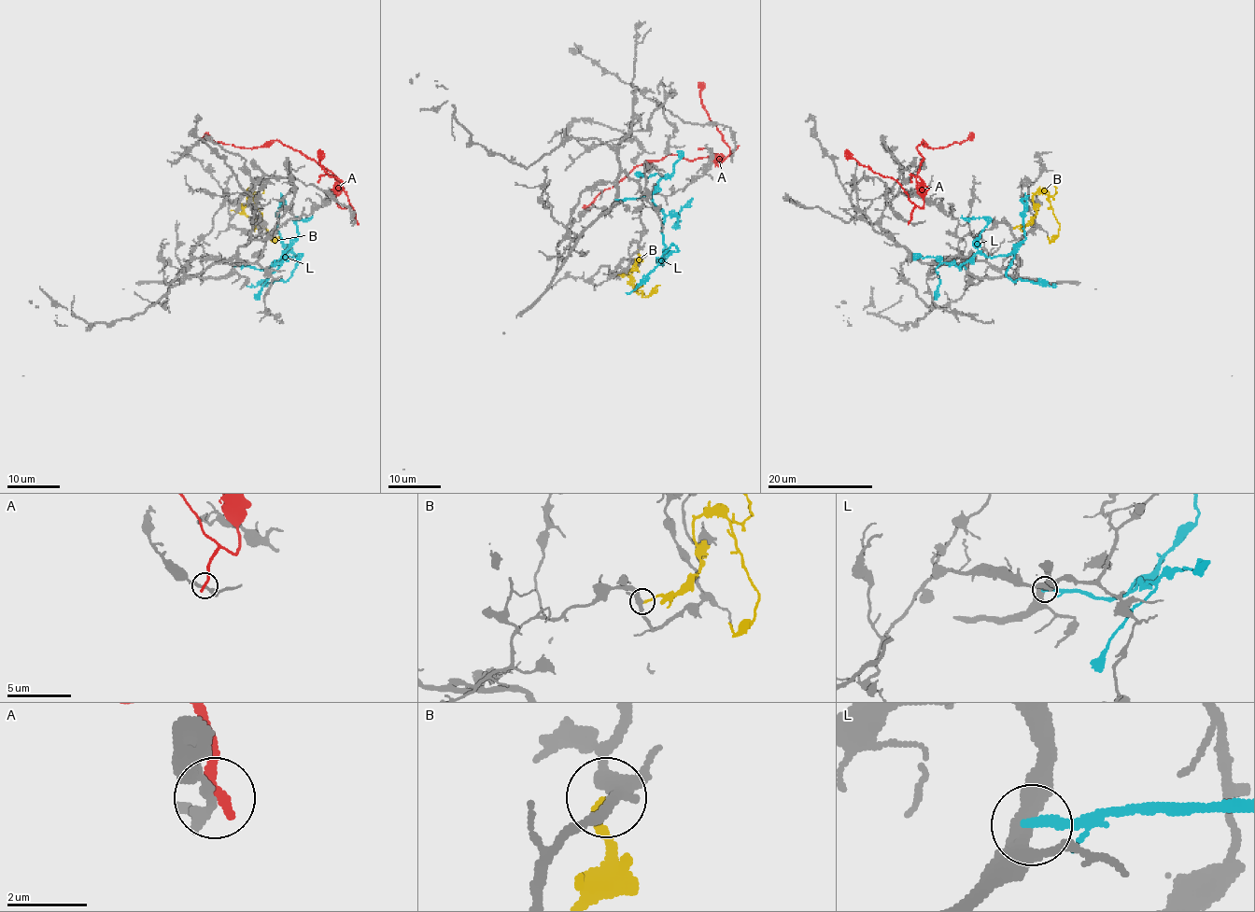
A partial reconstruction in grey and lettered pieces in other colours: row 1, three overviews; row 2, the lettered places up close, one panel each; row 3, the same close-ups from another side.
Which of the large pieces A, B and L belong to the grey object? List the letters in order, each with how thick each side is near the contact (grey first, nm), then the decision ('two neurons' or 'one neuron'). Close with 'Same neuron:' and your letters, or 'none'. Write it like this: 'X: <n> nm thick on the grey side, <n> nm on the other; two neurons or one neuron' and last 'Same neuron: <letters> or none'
A: 240 nm thick on the grey side, 280 nm on the other; two neurons
B: 400 nm thick on the grey side, 200 nm on the other; two neurons
L: 400 nm thick on the grey side, 280 nm on the other; two neurons
Same neuron: none

